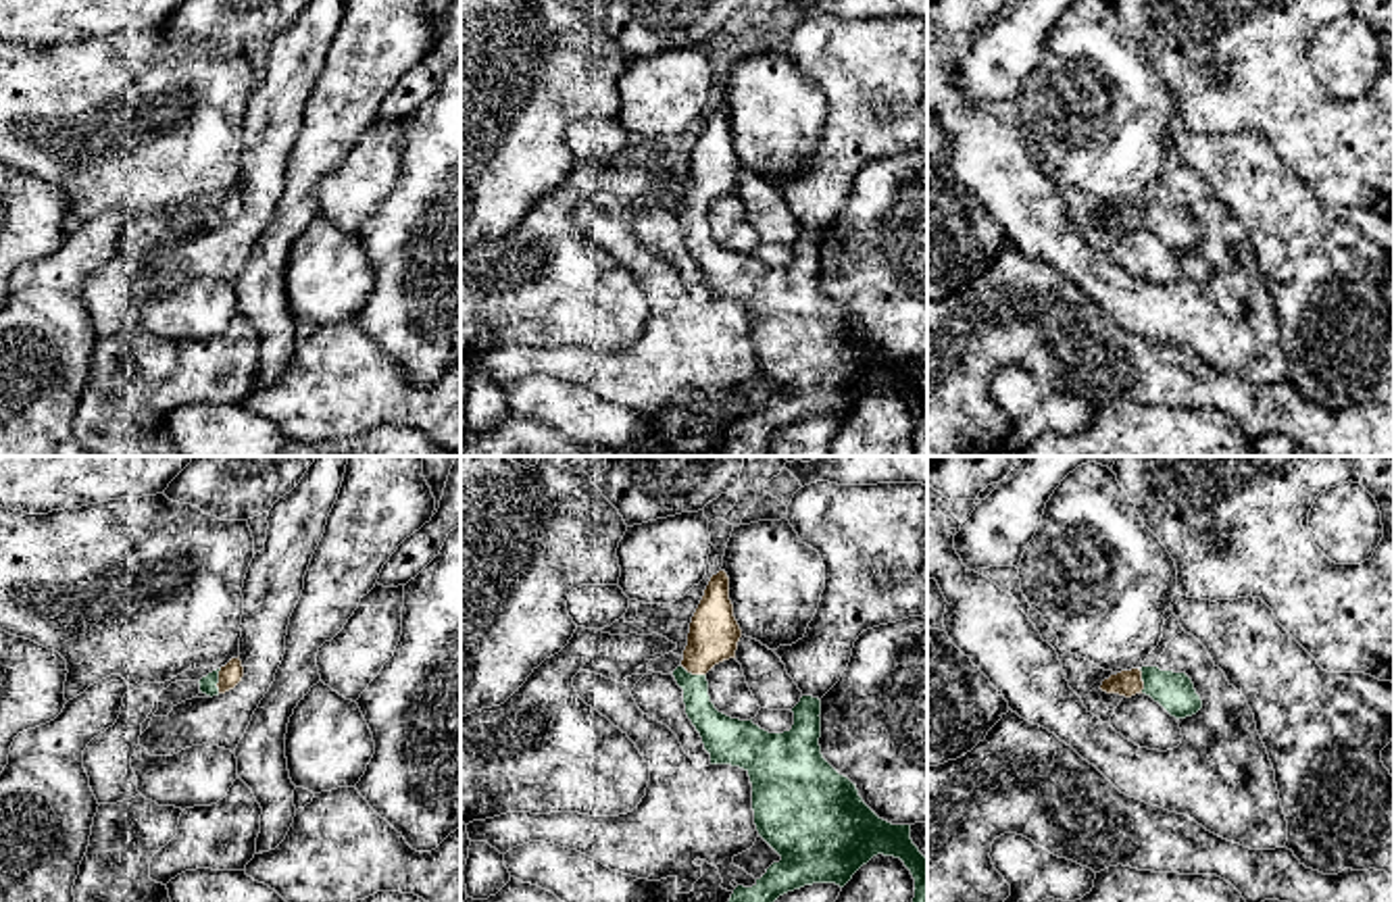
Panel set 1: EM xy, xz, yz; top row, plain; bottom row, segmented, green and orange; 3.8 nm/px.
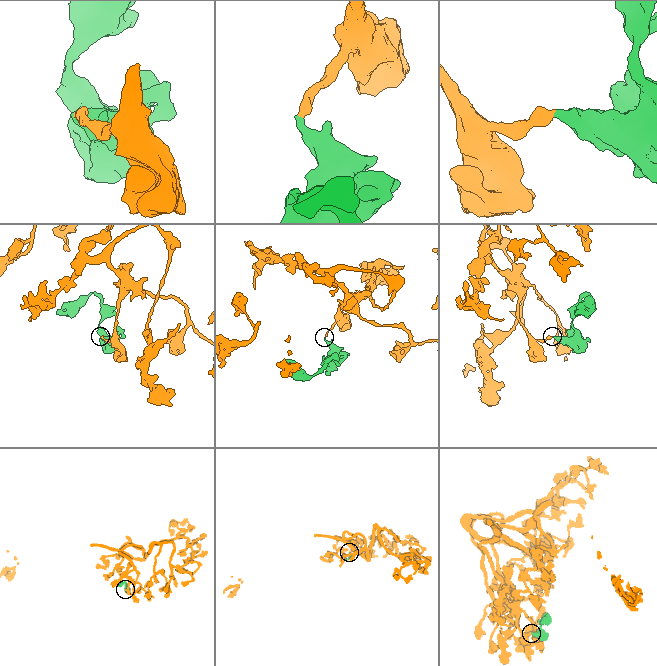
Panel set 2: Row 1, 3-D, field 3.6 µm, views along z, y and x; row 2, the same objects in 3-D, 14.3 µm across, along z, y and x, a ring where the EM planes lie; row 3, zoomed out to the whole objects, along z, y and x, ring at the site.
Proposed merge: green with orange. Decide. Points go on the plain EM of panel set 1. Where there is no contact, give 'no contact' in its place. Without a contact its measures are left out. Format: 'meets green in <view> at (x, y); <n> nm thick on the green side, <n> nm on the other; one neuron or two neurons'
meets green in xy at (217, 215); 60 nm thick on the green side, 90 nm on the other; one neuron

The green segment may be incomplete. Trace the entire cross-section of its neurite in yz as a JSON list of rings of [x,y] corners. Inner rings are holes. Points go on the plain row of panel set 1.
[[[1159,200],[1121,204],[1104,212],[1100,223],[1125,231],[1146,227],[1175,252],[1192,250],[1202,242],[1202,233],[1186,206],[1161,204]]]

